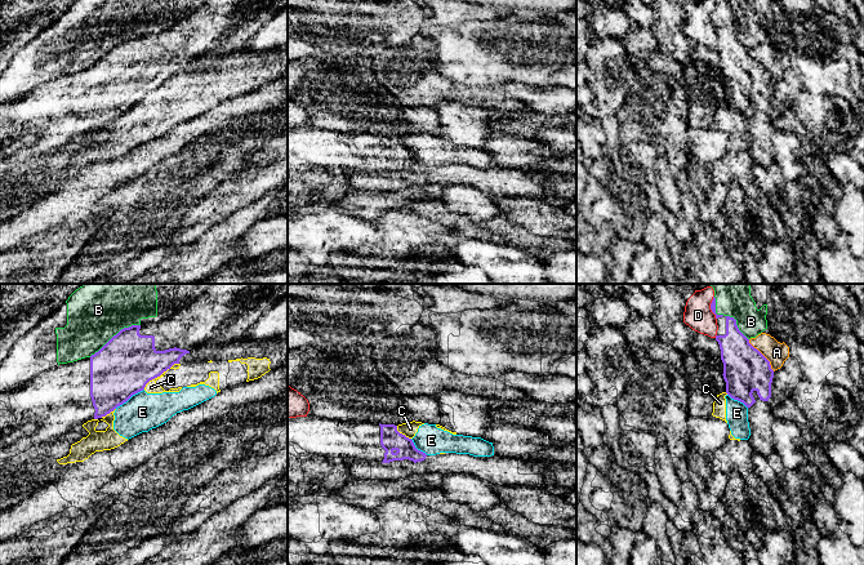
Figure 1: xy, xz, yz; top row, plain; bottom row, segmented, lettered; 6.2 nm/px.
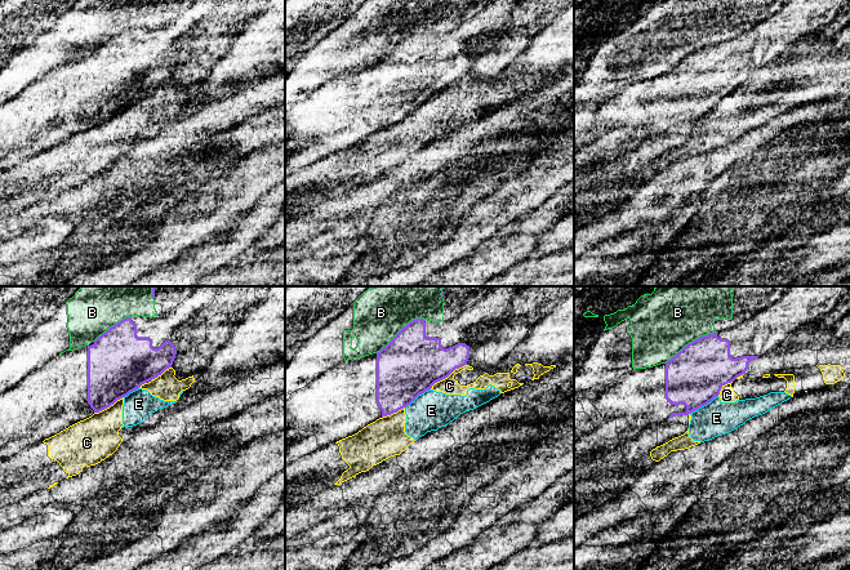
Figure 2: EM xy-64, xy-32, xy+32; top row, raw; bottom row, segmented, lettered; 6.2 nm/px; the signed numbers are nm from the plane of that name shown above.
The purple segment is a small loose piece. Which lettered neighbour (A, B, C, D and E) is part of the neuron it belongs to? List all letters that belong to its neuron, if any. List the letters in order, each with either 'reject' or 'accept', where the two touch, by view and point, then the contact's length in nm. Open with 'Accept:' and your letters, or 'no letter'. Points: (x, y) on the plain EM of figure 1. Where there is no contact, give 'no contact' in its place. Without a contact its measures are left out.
Accept: no letter
A: reject | yz (762, 66) | 260 nm
B: reject | yz (727, 27) | 340 nm
C: reject | xy (160, 85) | 280 nm
D: reject | yz (711, 18) | 150 nm
E: reject | xy (129, 109) | 220 nm

